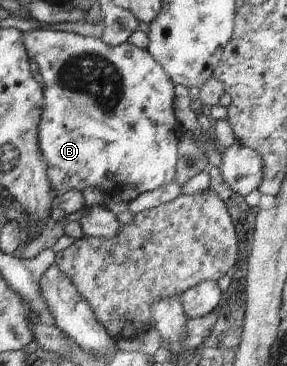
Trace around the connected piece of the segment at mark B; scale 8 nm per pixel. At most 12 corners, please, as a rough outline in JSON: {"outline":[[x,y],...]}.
{"outline":[[23,32],[54,191],[174,183],[177,86],[147,49]]}

